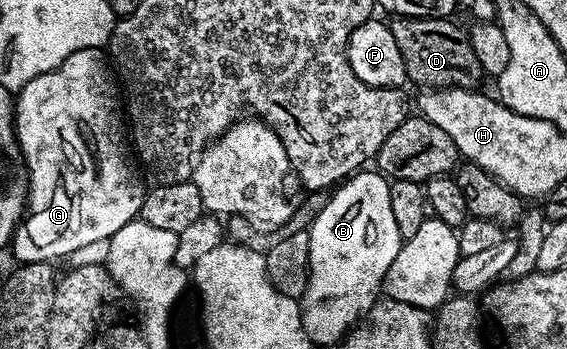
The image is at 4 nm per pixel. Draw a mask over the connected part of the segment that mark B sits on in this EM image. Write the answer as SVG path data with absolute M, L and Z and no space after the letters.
M374 169L366 170L356 172L342 184L336 185L327 199L325 208L321 208L321 212L309 227L311 259L315 269L329 287L329 297L326 299L325 307L327 306L339 330L349 329L366 310L374 308L375 297L378 296L383 281L386 278L388 281L389 275L394 271L395 261L401 249L401 239L390 203L391 182Z

